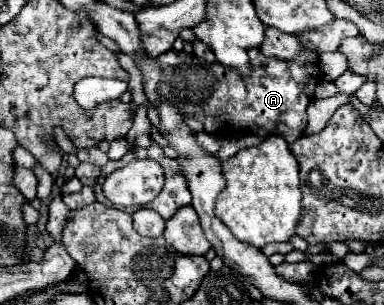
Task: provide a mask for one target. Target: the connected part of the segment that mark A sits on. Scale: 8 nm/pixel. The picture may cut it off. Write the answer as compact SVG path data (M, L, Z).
M258 48L250 50L252 74L250 78L242 78L238 70L226 70L218 62L204 62L202 58L186 52L166 52L158 56L158 64L162 66L162 82L158 82L158 90L162 90L162 98L170 98L174 106L182 106L182 114L194 118L204 124L204 132L216 134L218 124L228 126L232 132L250 130L250 128L274 128L274 134L286 138L292 144L306 128L306 106L314 98L316 86L322 81L320 56L318 52L306 52L302 58L294 58L294 62L282 62L280 58L266 58Z

